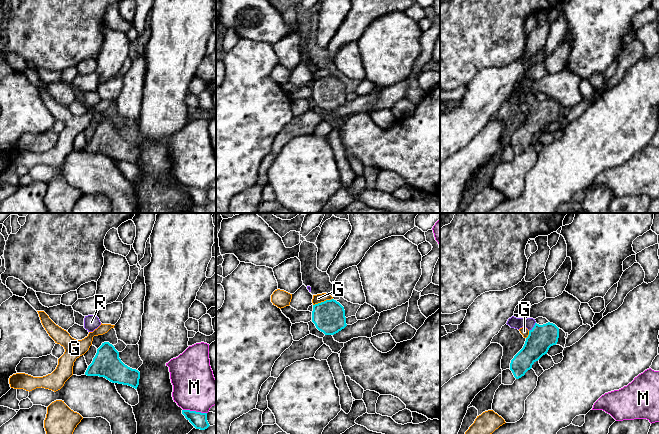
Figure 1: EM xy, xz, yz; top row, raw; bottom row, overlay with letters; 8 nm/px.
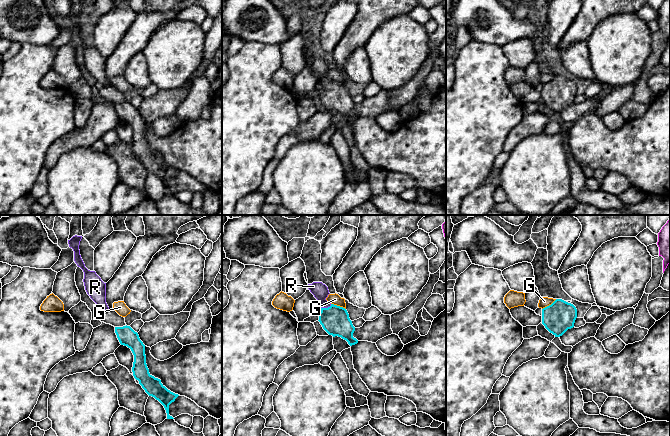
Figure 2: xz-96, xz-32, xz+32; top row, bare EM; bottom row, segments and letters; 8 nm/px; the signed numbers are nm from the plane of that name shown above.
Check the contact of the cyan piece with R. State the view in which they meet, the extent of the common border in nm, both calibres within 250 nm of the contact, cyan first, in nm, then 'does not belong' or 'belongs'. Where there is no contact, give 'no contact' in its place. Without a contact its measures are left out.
meets cyan in yz; contact 90 nm long; 200 nm thick on the cyan side, 90 nm on the other; belongs

